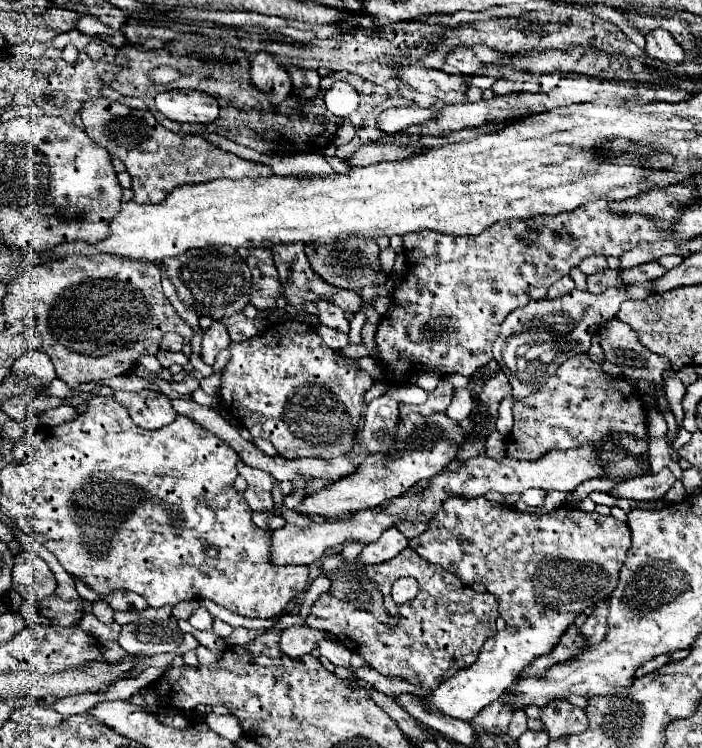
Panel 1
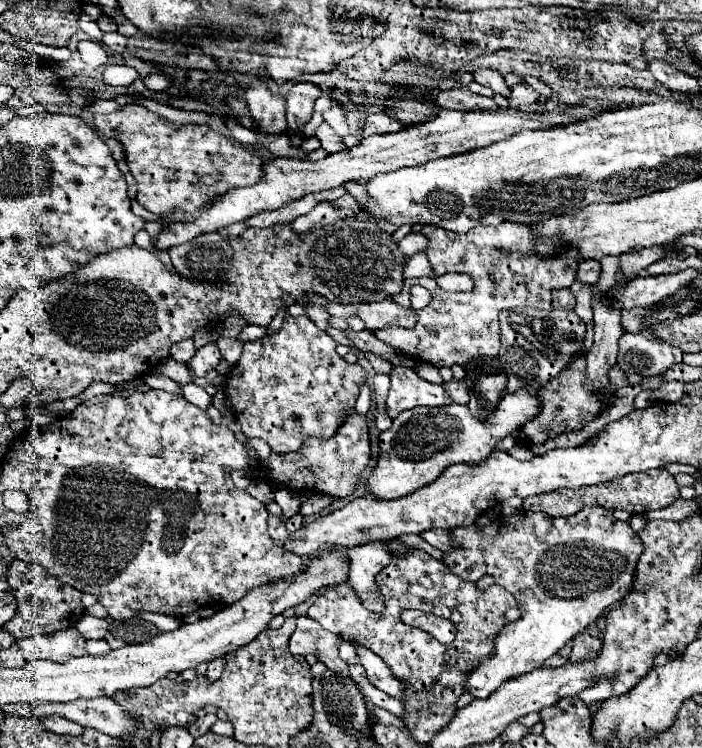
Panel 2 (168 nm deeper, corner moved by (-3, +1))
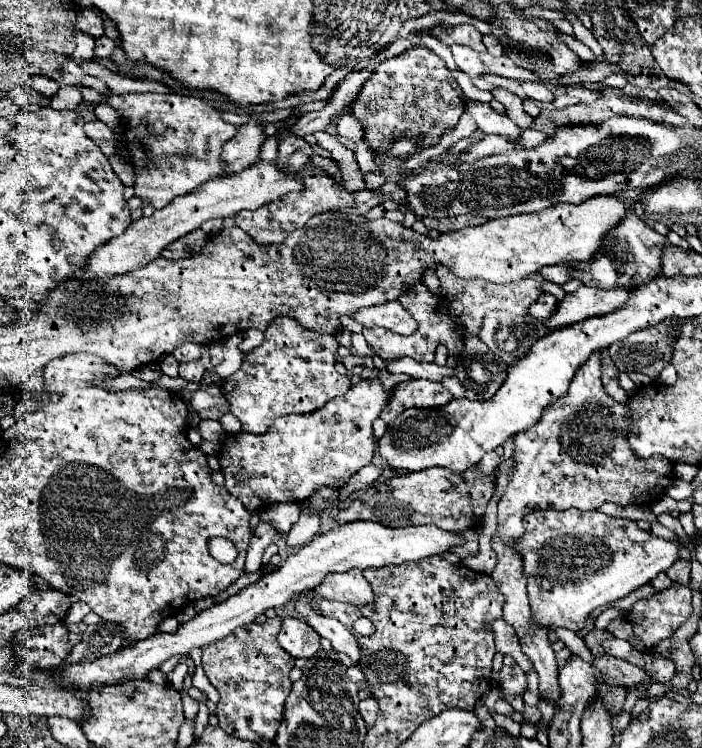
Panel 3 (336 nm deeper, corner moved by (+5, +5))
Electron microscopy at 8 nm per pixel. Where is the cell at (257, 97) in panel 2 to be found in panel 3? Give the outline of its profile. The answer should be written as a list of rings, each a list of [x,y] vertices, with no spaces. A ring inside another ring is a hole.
[[[244,123],[238,133],[224,143],[222,159],[228,163],[228,175],[244,171],[246,167],[260,161],[262,143],[268,139],[264,133],[264,123]]]

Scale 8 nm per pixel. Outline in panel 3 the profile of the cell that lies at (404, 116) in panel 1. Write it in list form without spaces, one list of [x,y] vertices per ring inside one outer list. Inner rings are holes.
[[[350,113],[340,115],[340,119],[338,119],[336,125],[338,125],[338,135],[340,135],[340,137],[346,137],[346,139],[350,139],[350,141],[354,141],[354,143],[364,141],[362,123],[358,123]]]

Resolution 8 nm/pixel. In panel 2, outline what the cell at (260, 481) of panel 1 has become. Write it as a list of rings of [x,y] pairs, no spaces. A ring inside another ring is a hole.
[[[270,515],[268,517],[268,533],[270,533],[270,537],[274,539],[274,543],[276,545],[284,545],[284,541],[288,539],[288,531],[286,531],[286,527],[284,527],[284,523],[276,517],[276,515]]]

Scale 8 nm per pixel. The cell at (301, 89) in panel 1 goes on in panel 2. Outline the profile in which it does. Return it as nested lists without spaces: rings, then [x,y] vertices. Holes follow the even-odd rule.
[[[312,83],[292,85],[286,99],[286,119],[288,119],[288,133],[292,147],[300,147],[298,139],[304,139],[304,125],[312,119],[314,101],[320,95],[322,89]]]

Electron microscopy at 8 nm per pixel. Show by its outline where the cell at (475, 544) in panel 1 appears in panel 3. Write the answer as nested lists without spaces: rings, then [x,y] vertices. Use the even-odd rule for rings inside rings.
[[[538,509],[538,511],[532,511],[530,515],[524,517],[524,527],[526,527],[526,533],[518,539],[518,541],[512,541],[510,543],[510,549],[514,549],[520,557],[522,557],[522,563],[524,563],[524,573],[526,573],[526,581],[528,581],[528,597],[530,597],[530,603],[532,603],[532,621],[530,625],[534,629],[548,629],[548,631],[554,631],[556,627],[564,627],[564,629],[572,629],[572,631],[580,631],[586,623],[586,617],[602,607],[602,605],[608,605],[612,601],[618,601],[626,595],[630,595],[632,591],[644,587],[646,583],[650,583],[658,573],[666,571],[676,559],[678,559],[678,545],[672,543],[672,541],[666,541],[666,539],[660,539],[656,537],[654,533],[648,533],[648,531],[642,531],[636,527],[634,521],[626,521],[626,519],[616,519],[616,517],[608,517],[600,511],[578,511],[578,509],[566,509],[566,511],[556,511],[556,509]]]

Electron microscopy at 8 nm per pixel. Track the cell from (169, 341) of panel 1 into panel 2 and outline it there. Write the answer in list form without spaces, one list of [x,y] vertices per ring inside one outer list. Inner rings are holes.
[[[190,339],[180,341],[174,349],[170,349],[170,357],[180,361],[180,363],[188,363],[194,357],[194,353],[196,353],[196,347],[194,347],[194,343]]]

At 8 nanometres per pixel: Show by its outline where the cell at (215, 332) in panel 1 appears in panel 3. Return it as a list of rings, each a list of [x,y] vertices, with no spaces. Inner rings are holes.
[[[188,361],[188,363],[180,363],[180,377],[184,377],[186,381],[200,381],[204,375],[204,365],[202,361]]]

